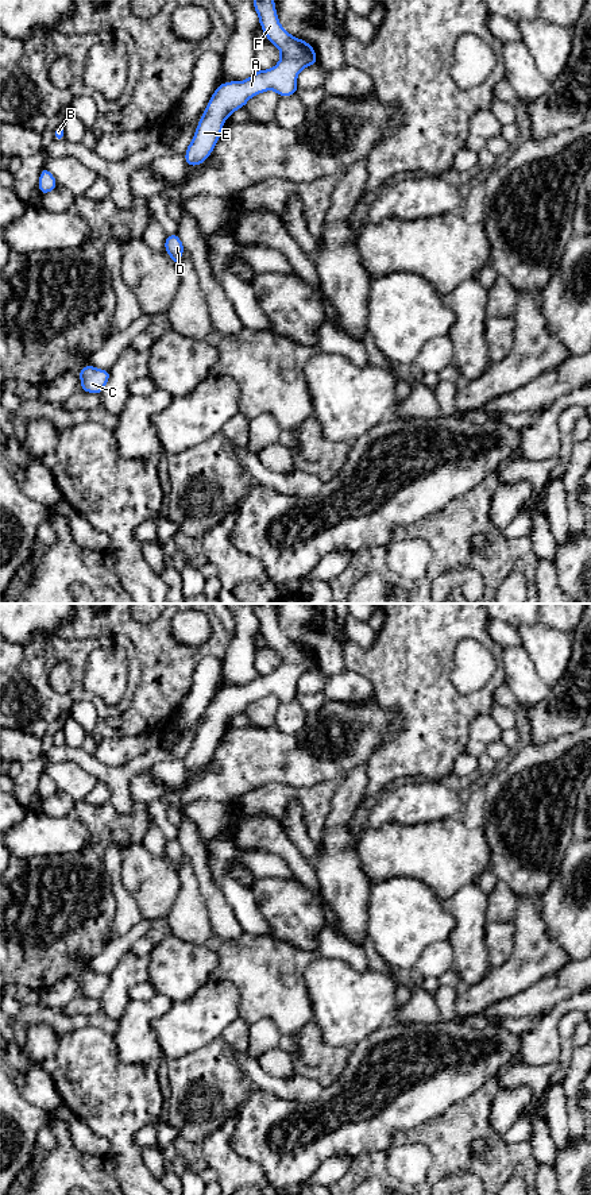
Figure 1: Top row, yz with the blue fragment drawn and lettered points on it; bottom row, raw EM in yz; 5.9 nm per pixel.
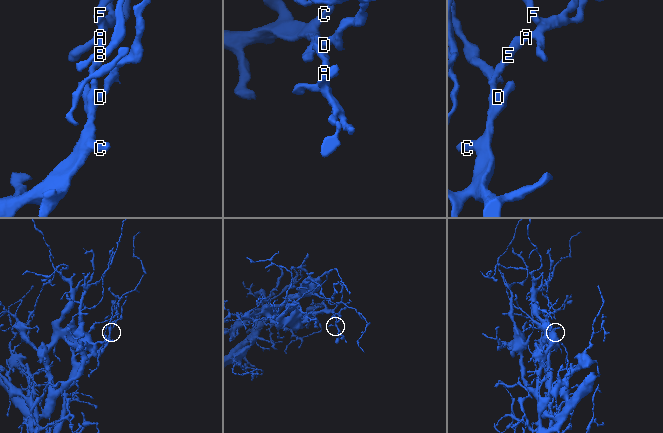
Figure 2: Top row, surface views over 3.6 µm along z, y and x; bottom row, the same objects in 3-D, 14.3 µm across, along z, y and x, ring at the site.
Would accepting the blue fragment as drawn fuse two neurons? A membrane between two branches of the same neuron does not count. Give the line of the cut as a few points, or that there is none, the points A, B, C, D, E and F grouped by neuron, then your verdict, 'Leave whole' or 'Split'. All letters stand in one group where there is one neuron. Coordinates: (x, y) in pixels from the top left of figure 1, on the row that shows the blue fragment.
No split. Groups: A B C D E F. Leave whole

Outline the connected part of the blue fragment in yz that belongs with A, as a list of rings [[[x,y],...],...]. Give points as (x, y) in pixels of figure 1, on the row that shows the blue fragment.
[[[254,0],[254,8],[267,41],[281,51],[281,59],[271,69],[255,70],[244,81],[217,85],[186,149],[188,166],[198,166],[209,158],[220,139],[224,122],[236,109],[246,107],[251,97],[266,90],[275,90],[279,97],[296,95],[300,72],[317,63],[314,49],[304,39],[294,38],[281,26],[274,0]]]

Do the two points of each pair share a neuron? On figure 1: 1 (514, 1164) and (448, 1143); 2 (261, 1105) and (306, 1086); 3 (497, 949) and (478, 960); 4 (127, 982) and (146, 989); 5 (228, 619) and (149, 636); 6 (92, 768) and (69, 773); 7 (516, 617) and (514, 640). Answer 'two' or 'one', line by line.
1: one
2: two
3: two
4: two
5: two
6: two
7: two

